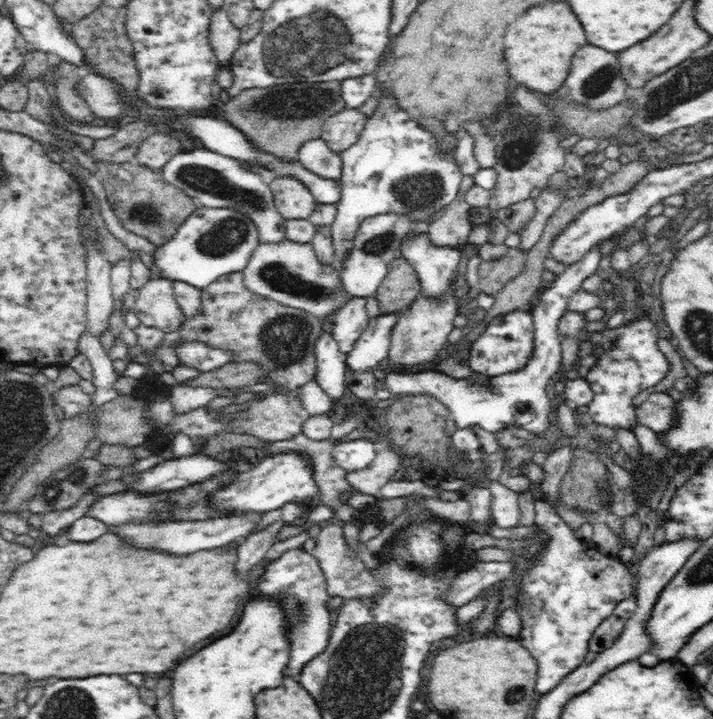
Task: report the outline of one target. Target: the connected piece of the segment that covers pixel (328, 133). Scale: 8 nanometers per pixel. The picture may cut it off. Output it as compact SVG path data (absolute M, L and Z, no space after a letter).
M345 107L338 114L326 118L321 138L332 152L344 151L360 138L368 119L369 116L358 109Z

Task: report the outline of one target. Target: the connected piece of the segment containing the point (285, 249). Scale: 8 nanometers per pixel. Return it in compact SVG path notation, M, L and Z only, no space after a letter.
M286 239L259 243L241 274L245 290L251 294L321 318L337 311L352 298L344 286L339 286L341 275L333 270L332 264L324 265L318 261L311 242L300 244Z

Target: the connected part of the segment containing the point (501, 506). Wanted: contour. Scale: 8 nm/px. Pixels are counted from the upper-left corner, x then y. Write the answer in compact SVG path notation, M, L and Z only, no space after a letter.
M496 480L486 481L487 488L491 489L491 509L493 522L500 528L517 527L520 520L518 508L519 493L508 489Z

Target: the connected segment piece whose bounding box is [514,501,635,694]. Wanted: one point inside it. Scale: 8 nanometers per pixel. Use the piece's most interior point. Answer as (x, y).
(570, 589)

